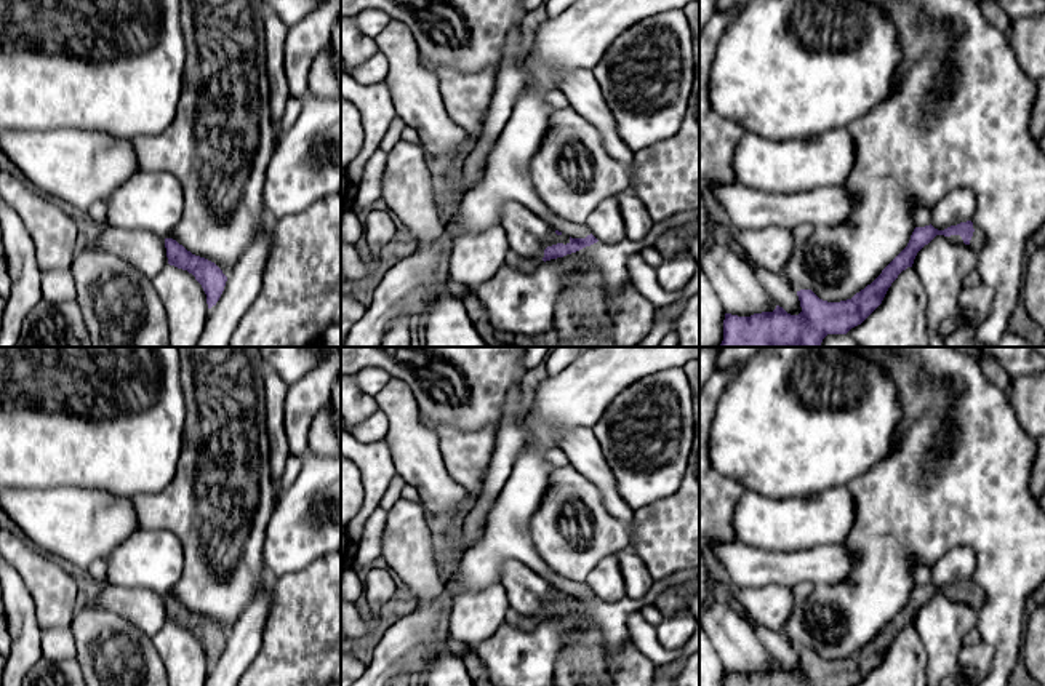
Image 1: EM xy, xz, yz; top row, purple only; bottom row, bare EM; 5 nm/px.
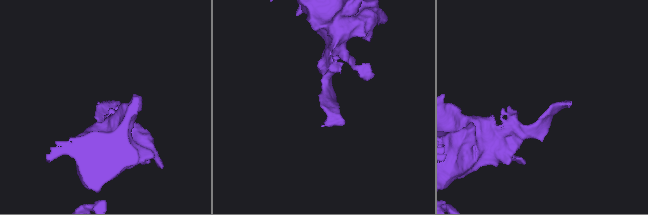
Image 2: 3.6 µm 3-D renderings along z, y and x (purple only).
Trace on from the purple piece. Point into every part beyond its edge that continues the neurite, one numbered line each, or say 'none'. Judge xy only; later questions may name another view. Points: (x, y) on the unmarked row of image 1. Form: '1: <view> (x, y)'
none

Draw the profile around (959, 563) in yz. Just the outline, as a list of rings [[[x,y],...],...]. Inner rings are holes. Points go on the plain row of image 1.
[[[957,544],[930,568],[931,584],[938,588],[944,588],[954,582],[971,579],[976,563],[978,556],[975,550],[967,544]]]

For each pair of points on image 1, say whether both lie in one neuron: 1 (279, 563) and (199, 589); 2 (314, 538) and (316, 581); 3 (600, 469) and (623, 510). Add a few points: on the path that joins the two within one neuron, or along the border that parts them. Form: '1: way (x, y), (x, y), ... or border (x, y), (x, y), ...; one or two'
1: border (266, 530), (263, 542), (264, 570); two
2: border (324, 554), (303, 568), (282, 576); two
3: way (604, 478), (613, 501); one

